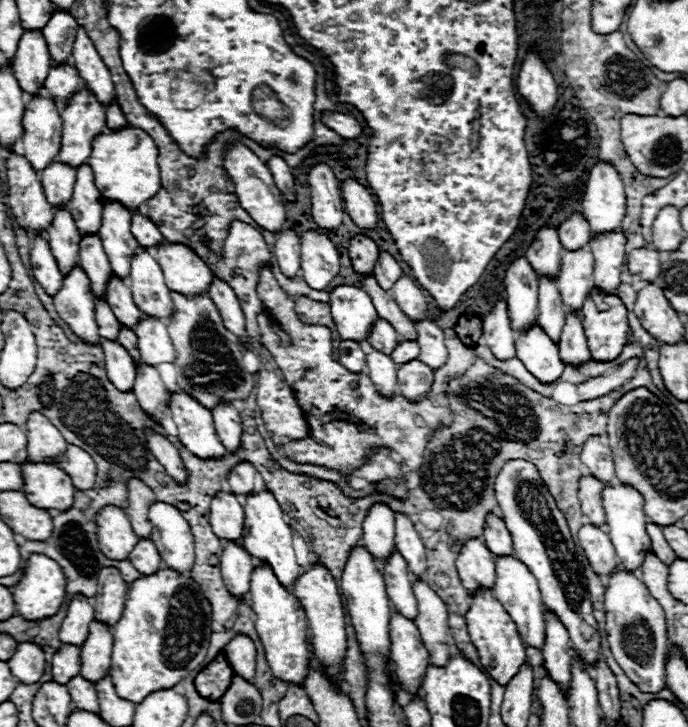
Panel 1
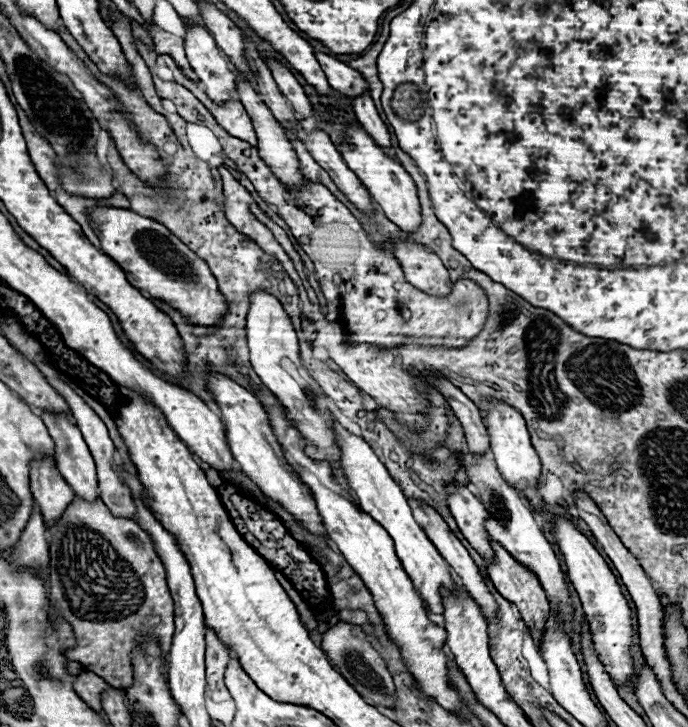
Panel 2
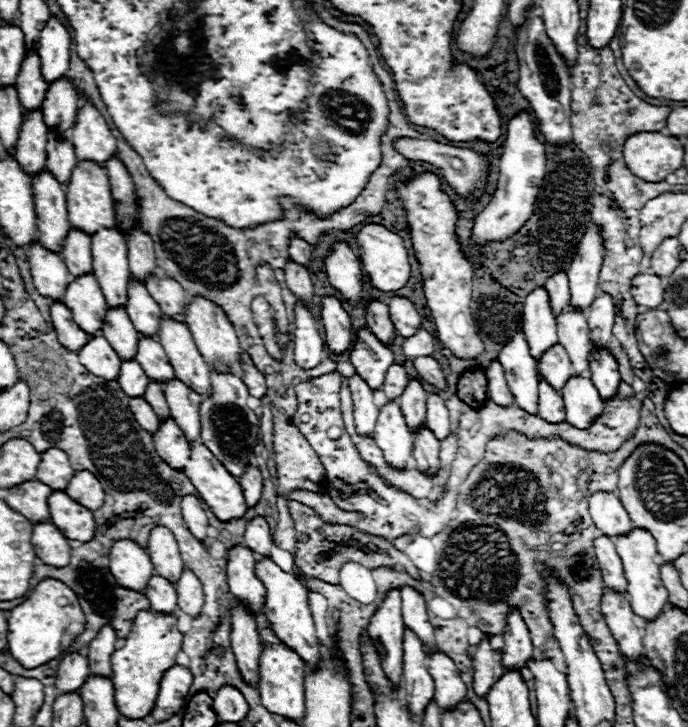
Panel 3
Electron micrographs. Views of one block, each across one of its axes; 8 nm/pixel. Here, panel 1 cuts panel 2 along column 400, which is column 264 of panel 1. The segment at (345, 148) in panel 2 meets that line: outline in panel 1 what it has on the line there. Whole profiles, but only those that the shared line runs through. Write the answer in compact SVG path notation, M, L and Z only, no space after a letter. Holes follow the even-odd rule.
M232 144L226 150L224 168L230 174L232 182L236 184L236 196L238 196L240 206L244 206L244 210L248 210L248 214L256 220L258 226L262 226L264 230L268 230L272 234L278 234L286 224L286 210L284 210L284 200L280 196L280 190L276 188L268 166L264 162L260 162L258 156L252 154L244 144Z

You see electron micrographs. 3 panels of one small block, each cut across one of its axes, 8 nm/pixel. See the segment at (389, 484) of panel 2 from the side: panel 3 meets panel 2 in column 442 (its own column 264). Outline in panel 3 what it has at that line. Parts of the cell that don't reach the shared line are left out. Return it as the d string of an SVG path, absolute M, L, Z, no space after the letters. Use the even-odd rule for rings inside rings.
M258 560L256 576L260 576L260 582L264 584L268 592L264 614L270 620L270 628L290 650L294 650L304 660L308 670L316 670L322 656L320 656L320 640L316 638L314 620L312 620L312 612L308 606L308 590L300 584L300 580L292 572L282 572L272 560Z

